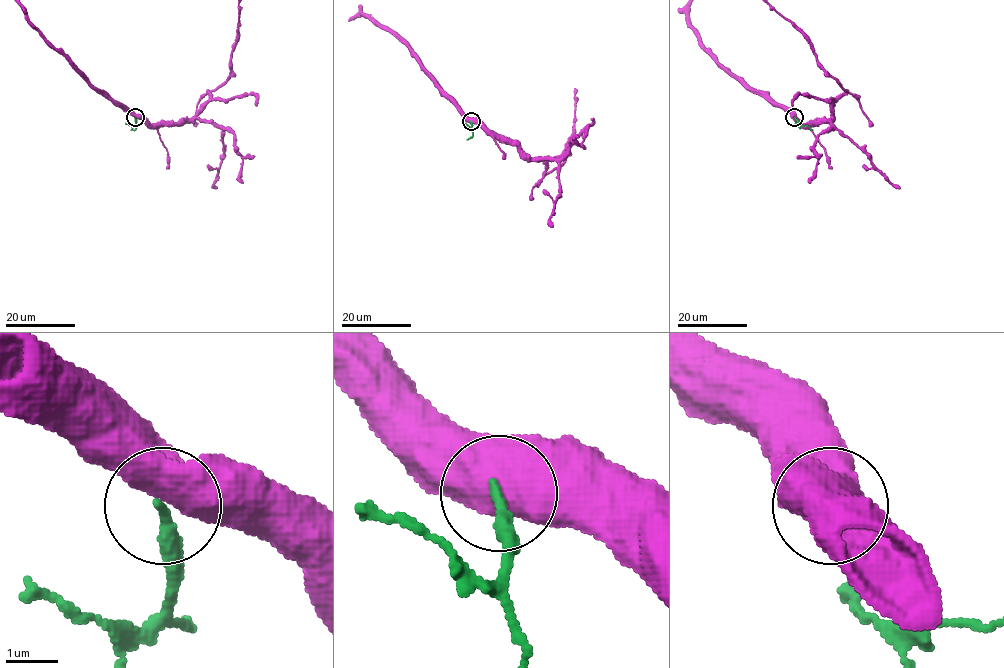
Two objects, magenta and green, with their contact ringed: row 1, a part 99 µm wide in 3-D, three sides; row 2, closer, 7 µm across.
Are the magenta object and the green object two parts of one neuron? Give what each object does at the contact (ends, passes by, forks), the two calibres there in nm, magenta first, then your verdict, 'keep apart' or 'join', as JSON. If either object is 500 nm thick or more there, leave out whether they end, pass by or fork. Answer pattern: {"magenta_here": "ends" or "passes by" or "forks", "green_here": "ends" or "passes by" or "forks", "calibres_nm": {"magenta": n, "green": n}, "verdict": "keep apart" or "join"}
{"calibres_nm": {"magenta": 800, "green": 240}, "verdict": "keep apart"}

